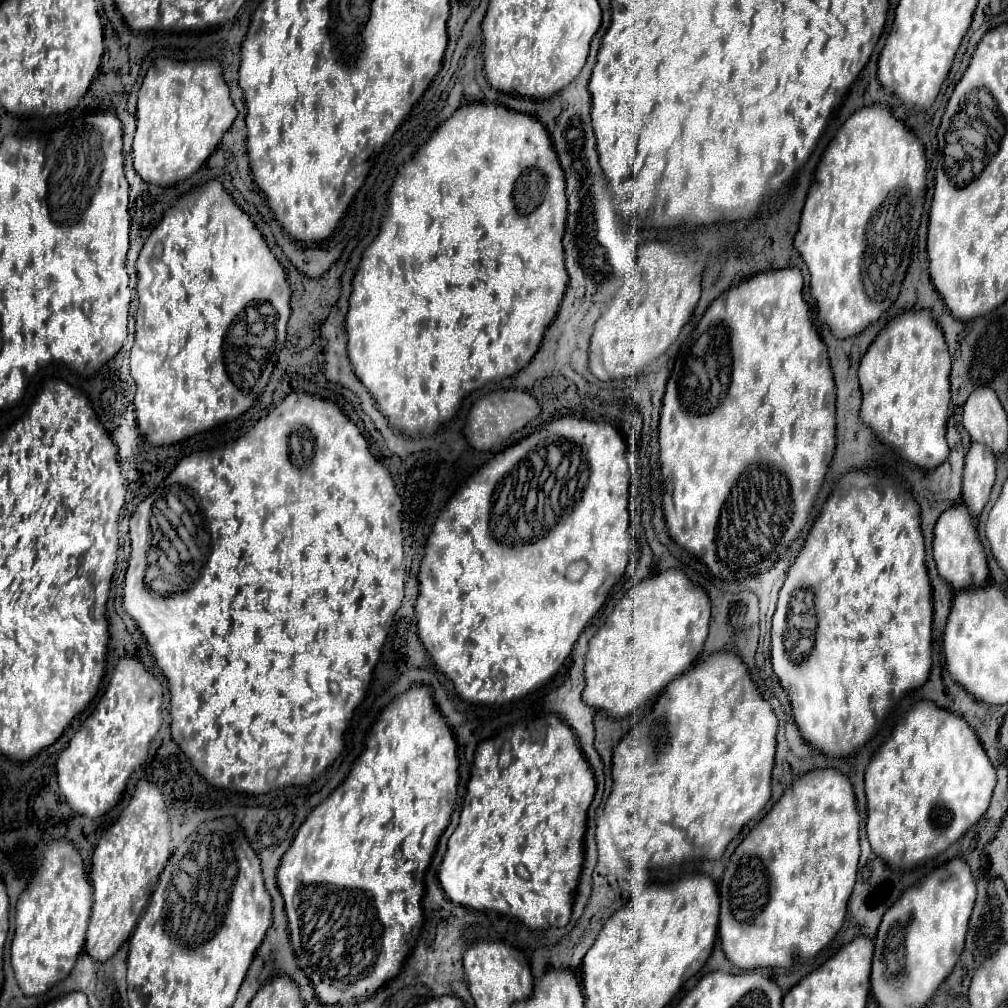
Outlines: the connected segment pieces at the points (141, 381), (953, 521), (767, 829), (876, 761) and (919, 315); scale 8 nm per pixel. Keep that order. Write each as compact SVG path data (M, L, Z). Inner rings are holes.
M211 180L201 188L191 190L181 196L175 208L167 210L159 228L147 238L137 260L137 272L139 306L135 312L135 342L129 360L131 376L137 384L133 404L141 436L151 446L167 446L187 440L221 422L239 418L263 394L277 354L285 342L285 326L291 314L291 290L285 270L251 222L249 214L233 202L219 180ZM265 302L275 308L275 322L269 328L267 322L263 326L261 322L247 324L243 320L245 308Z
M957 504L939 516L935 524L935 540L933 540L933 556L939 570L939 576L953 586L953 590L981 588L989 580L989 568L985 550L977 538L977 526L973 516L967 512L965 504Z
M833 768L815 770L815 772L809 772L805 776L793 778L793 784L785 790L785 794L773 806L773 810L737 846L735 854L731 856L731 860L727 864L727 870L723 874L723 880L719 884L719 896L721 896L719 938L721 938L721 946L723 946L723 952L729 958L729 962L735 968L741 968L741 970L753 970L753 968L767 968L767 966L773 966L773 968L789 968L797 960L813 958L821 948L825 948L835 938L835 934L841 930L841 926L845 922L847 902L849 902L849 896L853 892L855 878L857 878L859 854L861 854L861 846L859 846L859 812L857 812L855 794L853 794L853 786L851 786L849 778L845 774L841 774L839 770L833 770Z
M921 700L917 702L901 720L901 724L895 726L893 736L875 752L875 756L871 758L867 770L865 770L865 792L867 792L867 812L869 812L869 820L867 820L867 838L871 842L873 852L885 860L889 866L899 868L899 870L911 870L915 868L921 860L925 858L935 858L941 852L945 852L953 842L957 842L969 828L973 828L981 816L987 812L989 802L991 802L991 794L995 788L995 768L991 764L991 760L987 758L987 754L983 752L983 746L979 744L977 734L973 732L973 728L957 714L951 714L943 708L937 708L933 702Z
M911 310L893 318L869 346L859 366L863 392L859 408L861 422L903 460L923 470L937 468L949 456L949 446L945 442L951 400L949 370L951 356L947 352L947 342L929 310Z

